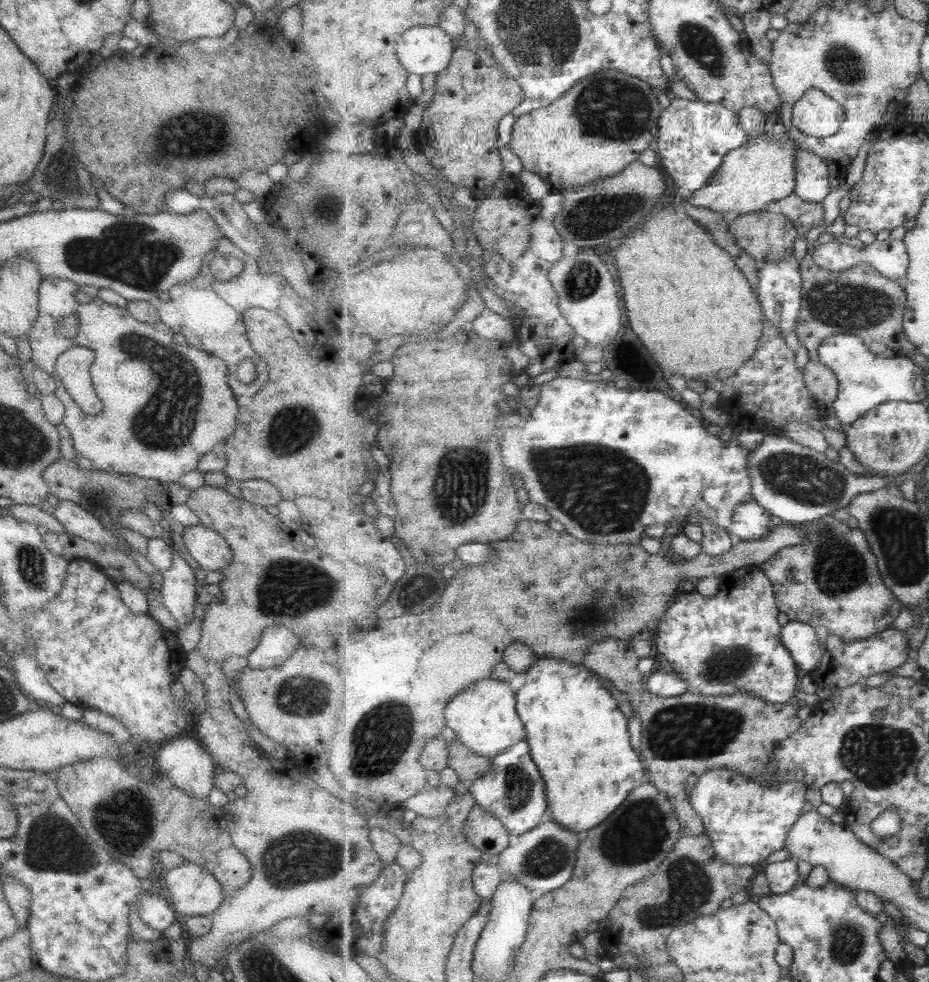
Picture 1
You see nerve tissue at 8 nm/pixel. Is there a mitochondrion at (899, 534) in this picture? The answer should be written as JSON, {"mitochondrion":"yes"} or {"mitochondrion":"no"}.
{"mitochondrion":"yes"}

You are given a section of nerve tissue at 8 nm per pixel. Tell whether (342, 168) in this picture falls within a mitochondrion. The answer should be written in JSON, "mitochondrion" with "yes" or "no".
{"mitochondrion":"no"}

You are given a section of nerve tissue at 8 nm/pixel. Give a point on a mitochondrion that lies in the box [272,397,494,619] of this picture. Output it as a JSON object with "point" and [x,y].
{"point":[460,488]}

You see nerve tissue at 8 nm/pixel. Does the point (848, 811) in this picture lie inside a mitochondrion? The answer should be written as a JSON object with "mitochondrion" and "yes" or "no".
{"mitochondrion":"no"}

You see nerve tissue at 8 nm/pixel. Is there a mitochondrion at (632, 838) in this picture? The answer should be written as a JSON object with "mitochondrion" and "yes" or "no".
{"mitochondrion":"yes"}

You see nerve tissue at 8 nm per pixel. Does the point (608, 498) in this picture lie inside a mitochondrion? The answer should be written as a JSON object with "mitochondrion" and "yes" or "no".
{"mitochondrion":"yes"}

